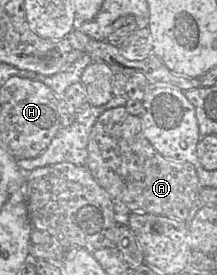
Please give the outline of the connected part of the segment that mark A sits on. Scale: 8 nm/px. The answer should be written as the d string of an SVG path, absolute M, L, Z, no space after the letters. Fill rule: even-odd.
M125 106L108 109L96 120L89 135L86 167L113 201L123 202L131 212L163 215L185 221L201 189L194 164L161 155L145 137L140 117L131 115Z

